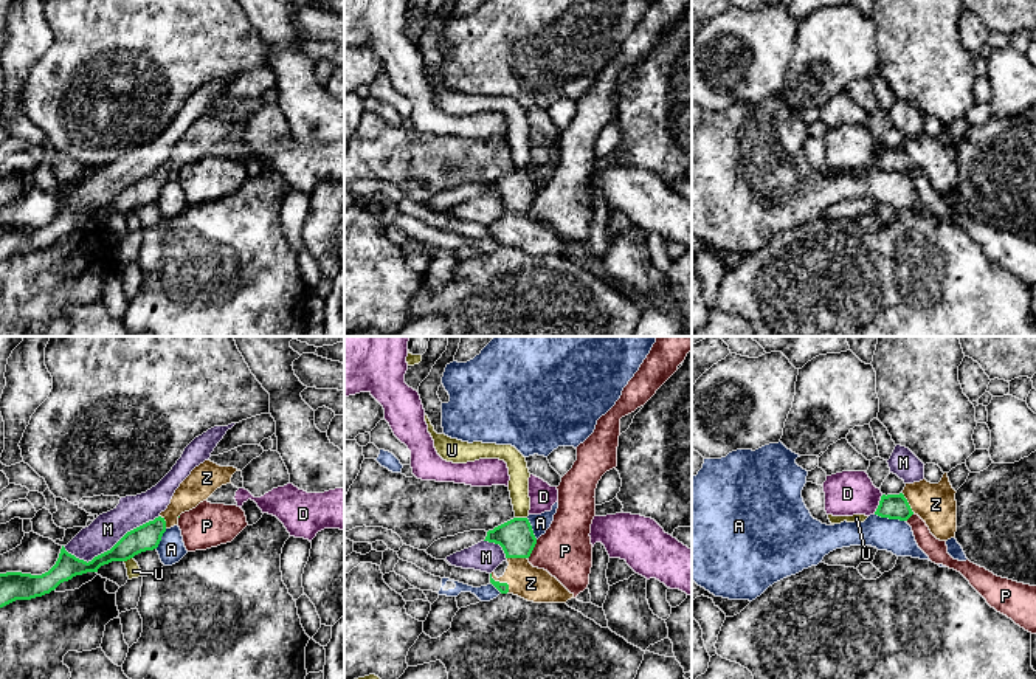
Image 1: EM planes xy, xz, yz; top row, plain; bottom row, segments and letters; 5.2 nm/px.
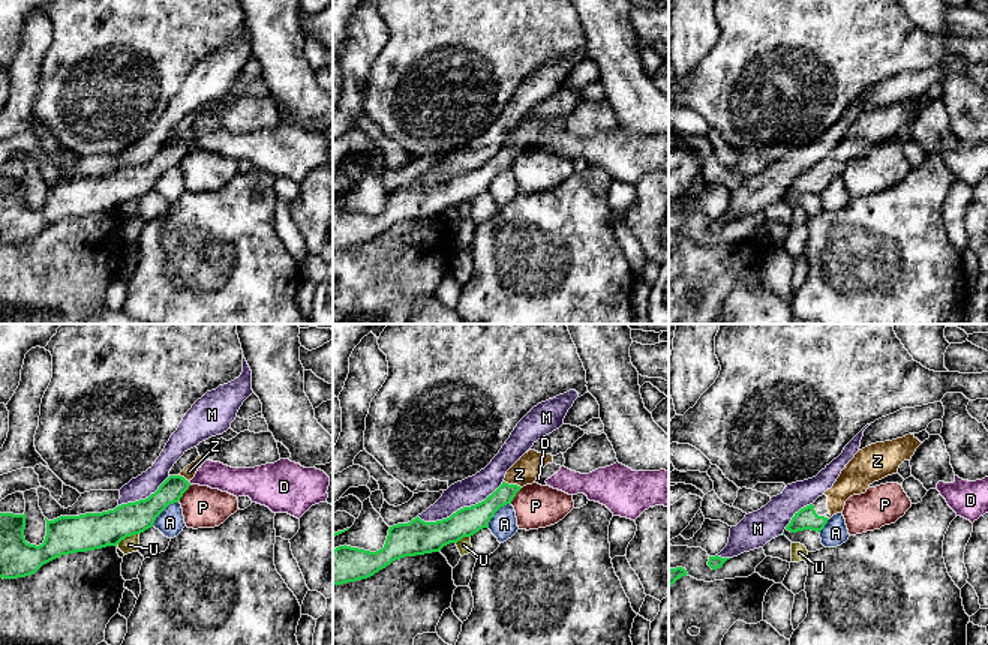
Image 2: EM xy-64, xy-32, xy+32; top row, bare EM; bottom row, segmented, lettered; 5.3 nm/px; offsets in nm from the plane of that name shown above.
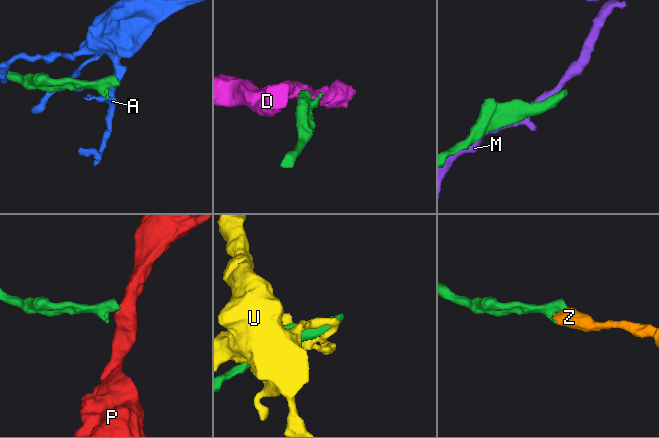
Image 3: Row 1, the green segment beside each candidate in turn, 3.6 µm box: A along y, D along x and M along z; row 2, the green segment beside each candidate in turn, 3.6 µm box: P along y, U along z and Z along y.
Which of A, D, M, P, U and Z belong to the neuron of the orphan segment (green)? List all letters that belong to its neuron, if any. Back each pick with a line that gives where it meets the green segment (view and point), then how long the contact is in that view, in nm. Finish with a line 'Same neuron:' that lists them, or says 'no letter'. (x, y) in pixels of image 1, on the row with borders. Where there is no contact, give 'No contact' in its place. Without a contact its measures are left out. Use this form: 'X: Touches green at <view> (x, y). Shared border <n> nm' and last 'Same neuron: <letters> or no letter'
Z: Touches green at xz (501, 583). Shared border 140 nm
Same neuron: Z

